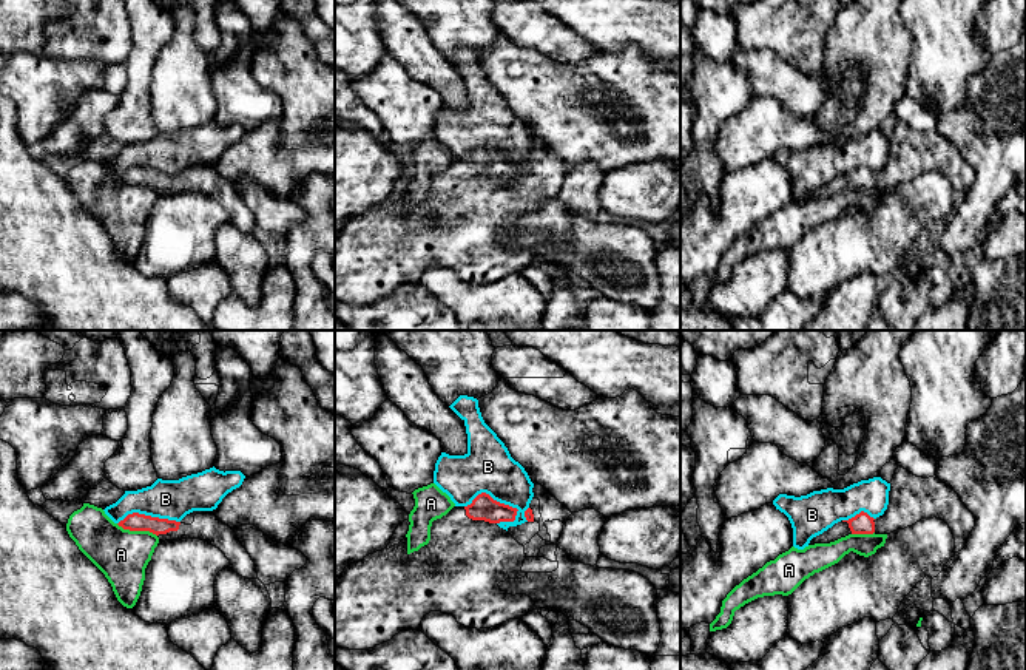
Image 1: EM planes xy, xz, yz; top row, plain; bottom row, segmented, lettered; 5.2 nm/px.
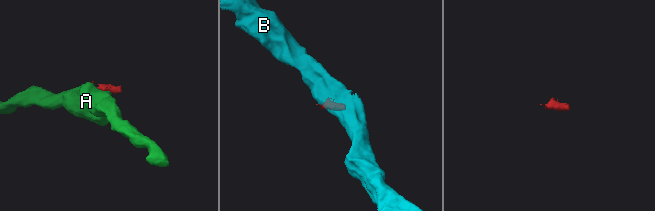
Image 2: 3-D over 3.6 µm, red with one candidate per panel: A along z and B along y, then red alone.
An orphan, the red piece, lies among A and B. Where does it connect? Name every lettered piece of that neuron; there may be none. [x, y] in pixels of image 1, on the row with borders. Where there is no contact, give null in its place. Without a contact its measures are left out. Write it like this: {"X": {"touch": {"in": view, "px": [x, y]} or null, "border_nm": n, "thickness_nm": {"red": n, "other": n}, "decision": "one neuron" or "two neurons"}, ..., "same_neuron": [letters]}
{"A": {"touch": {"in": "xy", "px": [136, 530]}, "border_nm": 220, "thickness_nm": {"red": 100, "other": 280}, "decision": "two neurons"}, "B": {"touch": {"in": "xz", "px": [491, 497]}, "border_nm": 280, "thickness_nm": {"red": 140, "other": 260}, "decision": "two neurons"}, "same_neuron": []}

